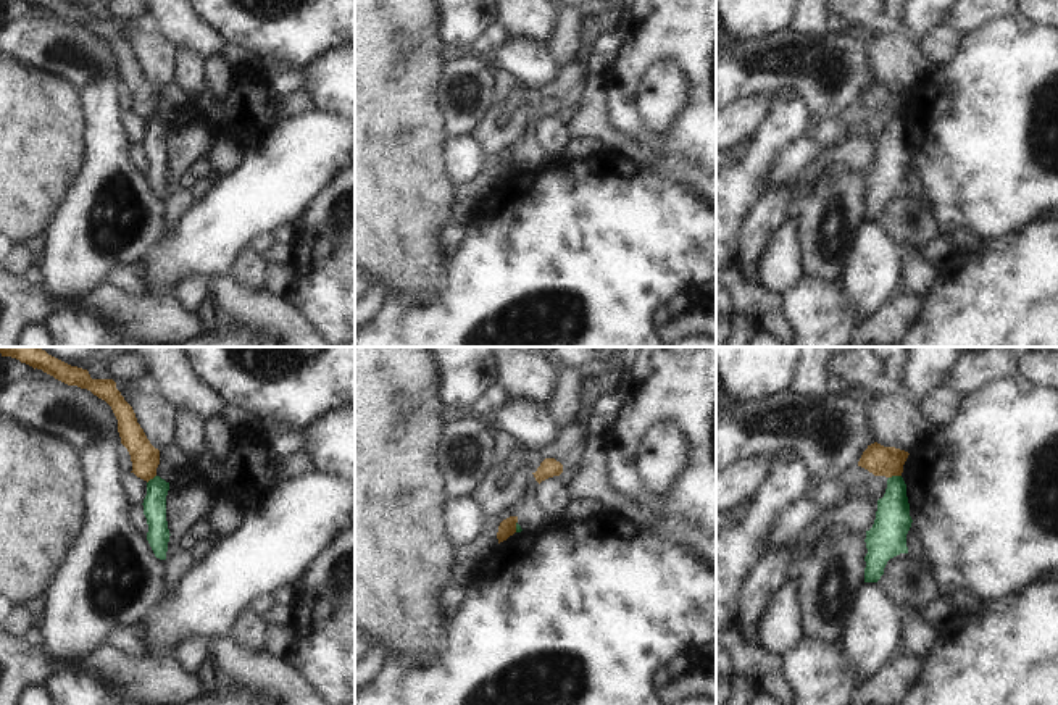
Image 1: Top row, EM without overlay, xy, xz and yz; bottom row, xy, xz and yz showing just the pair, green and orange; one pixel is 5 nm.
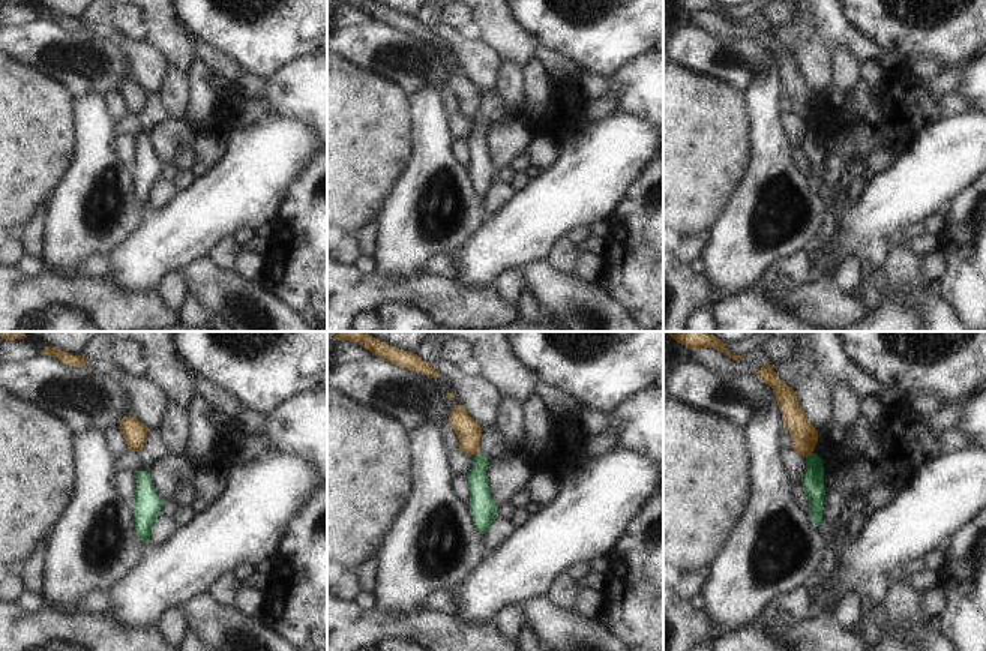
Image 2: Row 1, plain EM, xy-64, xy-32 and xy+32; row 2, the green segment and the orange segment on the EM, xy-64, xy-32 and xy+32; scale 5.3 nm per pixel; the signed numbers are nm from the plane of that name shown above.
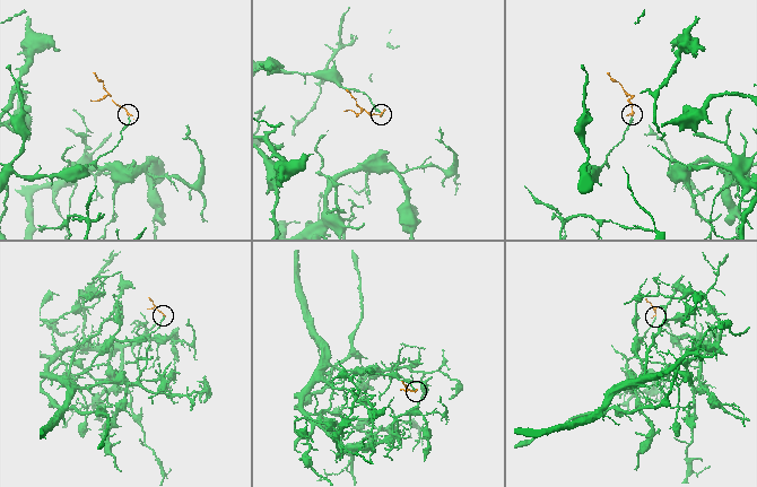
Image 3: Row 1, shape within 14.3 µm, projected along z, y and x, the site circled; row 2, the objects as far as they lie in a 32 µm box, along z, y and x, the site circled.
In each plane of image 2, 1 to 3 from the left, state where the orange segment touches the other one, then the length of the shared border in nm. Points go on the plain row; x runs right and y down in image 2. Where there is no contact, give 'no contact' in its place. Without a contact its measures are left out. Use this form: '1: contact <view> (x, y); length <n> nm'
1: no contact
2: no contact
3: contact xy+32 (811, 119); length 50 nm

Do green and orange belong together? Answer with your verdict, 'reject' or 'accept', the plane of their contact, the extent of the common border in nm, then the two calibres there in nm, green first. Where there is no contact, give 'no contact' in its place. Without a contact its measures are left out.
reject; contact in yz; length 70 nm; calibres 180 and 150 nm

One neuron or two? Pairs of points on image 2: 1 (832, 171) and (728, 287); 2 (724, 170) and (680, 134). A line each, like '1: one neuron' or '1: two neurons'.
1: two neurons
2: one neuron

